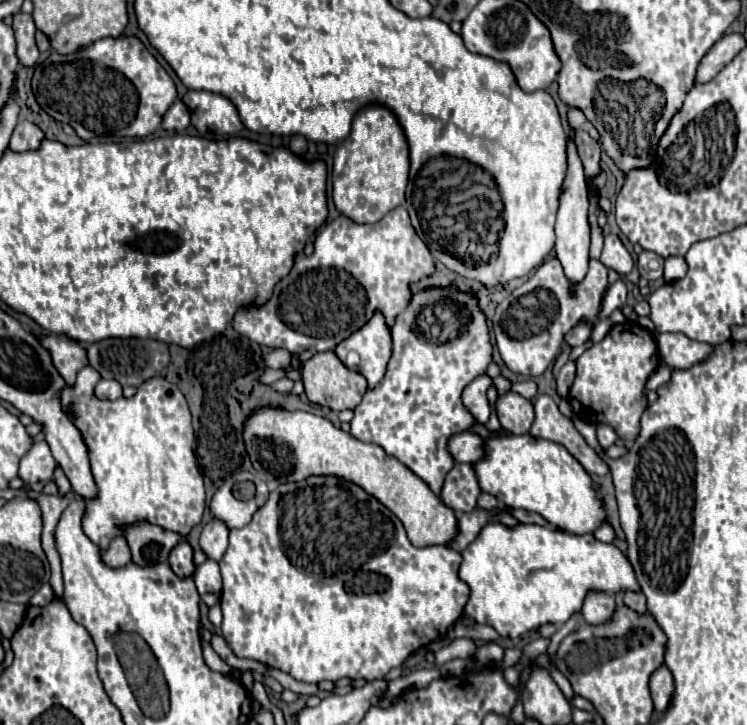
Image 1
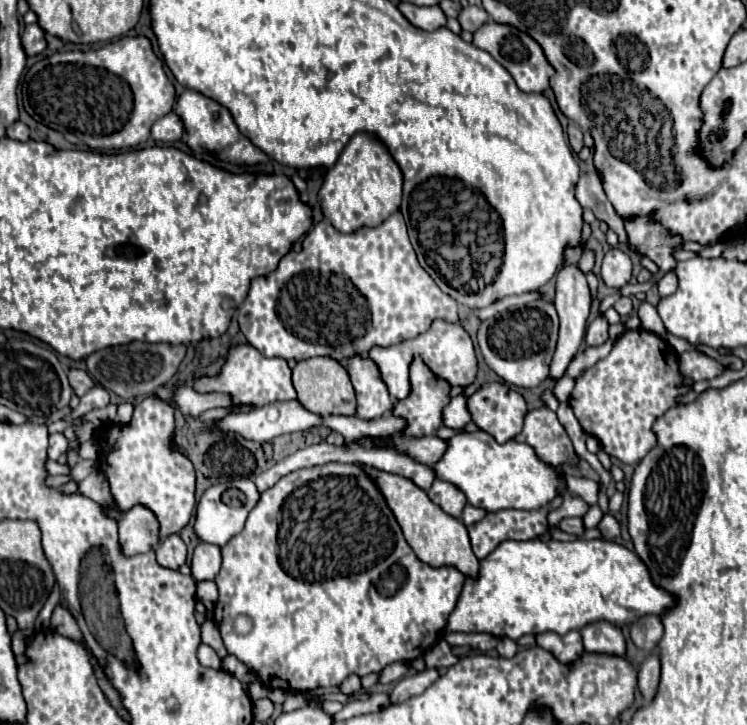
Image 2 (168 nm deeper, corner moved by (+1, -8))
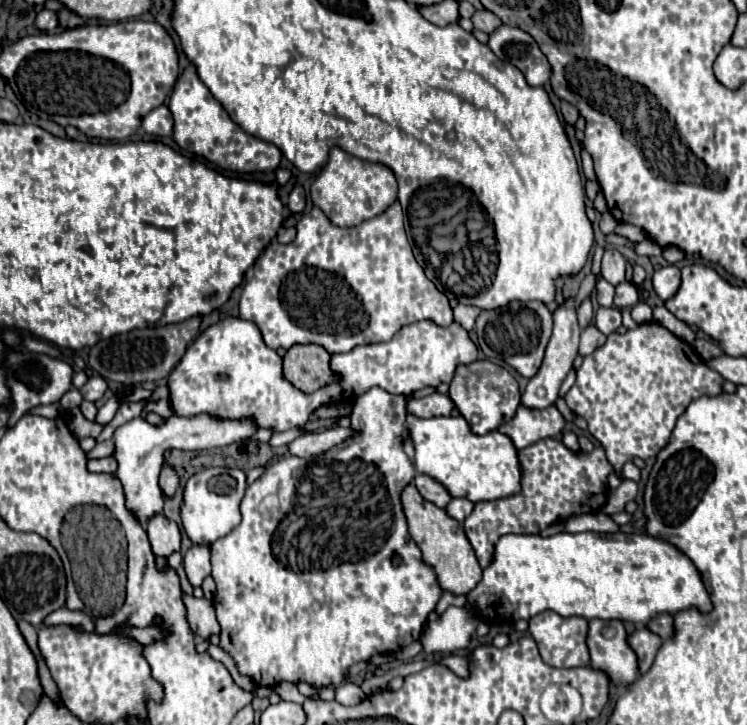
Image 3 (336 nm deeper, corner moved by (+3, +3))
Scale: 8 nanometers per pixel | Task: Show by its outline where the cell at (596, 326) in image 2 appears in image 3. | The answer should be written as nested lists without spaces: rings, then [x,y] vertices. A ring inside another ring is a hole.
[[[598,308],[594,326],[610,336],[604,346],[584,358],[576,372],[576,382],[566,394],[568,408],[588,422],[588,432],[600,442],[616,474],[630,458],[656,456],[686,406],[704,394],[720,394],[724,382],[692,346],[662,324],[644,322],[634,330],[616,334],[620,324],[618,308]]]

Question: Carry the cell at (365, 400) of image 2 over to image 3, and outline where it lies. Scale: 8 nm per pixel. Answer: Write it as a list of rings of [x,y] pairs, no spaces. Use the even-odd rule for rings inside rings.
[[[370,388],[368,392],[360,394],[352,402],[352,414],[350,414],[350,426],[356,430],[356,436],[350,440],[344,440],[340,446],[334,446],[328,452],[322,452],[320,456],[312,458],[300,458],[300,456],[284,456],[282,460],[274,462],[254,484],[248,486],[246,496],[242,500],[240,512],[242,522],[236,526],[228,536],[216,540],[210,544],[212,554],[212,578],[216,580],[216,618],[220,622],[220,648],[224,648],[236,662],[238,670],[246,676],[250,676],[258,686],[276,686],[280,680],[288,682],[308,682],[318,688],[324,686],[338,686],[342,678],[346,676],[346,670],[362,660],[368,660],[374,654],[382,652],[398,652],[404,646],[412,644],[420,638],[424,624],[428,620],[428,614],[436,608],[442,588],[438,584],[436,572],[432,566],[428,566],[422,560],[422,552],[416,546],[416,542],[410,538],[406,530],[406,518],[400,506],[400,492],[406,484],[412,482],[416,476],[416,468],[410,462],[410,458],[404,454],[402,446],[402,434],[406,434],[406,398],[404,396],[392,396],[390,392],[384,392],[382,388]],[[266,496],[278,498],[278,512],[272,520],[264,518],[260,514],[260,504]]]

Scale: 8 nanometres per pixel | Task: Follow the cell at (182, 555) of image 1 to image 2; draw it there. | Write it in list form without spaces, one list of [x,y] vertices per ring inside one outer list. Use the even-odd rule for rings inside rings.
[[[180,535],[164,537],[164,541],[156,547],[156,559],[162,567],[180,569],[186,563],[186,545]]]

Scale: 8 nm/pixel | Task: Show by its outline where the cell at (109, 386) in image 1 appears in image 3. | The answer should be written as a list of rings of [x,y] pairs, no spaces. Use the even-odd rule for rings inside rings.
[[[90,376],[88,382],[80,388],[80,392],[82,392],[84,400],[96,402],[96,400],[100,400],[100,398],[104,396],[106,388],[108,388],[108,386],[106,386],[106,380],[104,380],[102,376]]]

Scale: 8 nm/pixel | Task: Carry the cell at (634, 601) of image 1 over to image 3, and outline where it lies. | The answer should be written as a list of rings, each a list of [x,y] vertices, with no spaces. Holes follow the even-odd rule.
[[[660,614],[656,618],[652,618],[646,628],[654,634],[658,634],[662,640],[666,640],[672,634],[672,616],[670,614]]]

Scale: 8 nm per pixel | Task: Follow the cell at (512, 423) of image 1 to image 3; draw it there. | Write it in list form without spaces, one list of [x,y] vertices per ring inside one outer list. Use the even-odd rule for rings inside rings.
[[[476,360],[456,370],[454,380],[450,382],[448,396],[454,400],[460,414],[468,420],[474,434],[488,434],[492,430],[498,430],[500,424],[512,420],[512,416],[516,414],[516,408],[520,406],[522,394],[520,394],[518,382],[506,368],[490,360]]]

